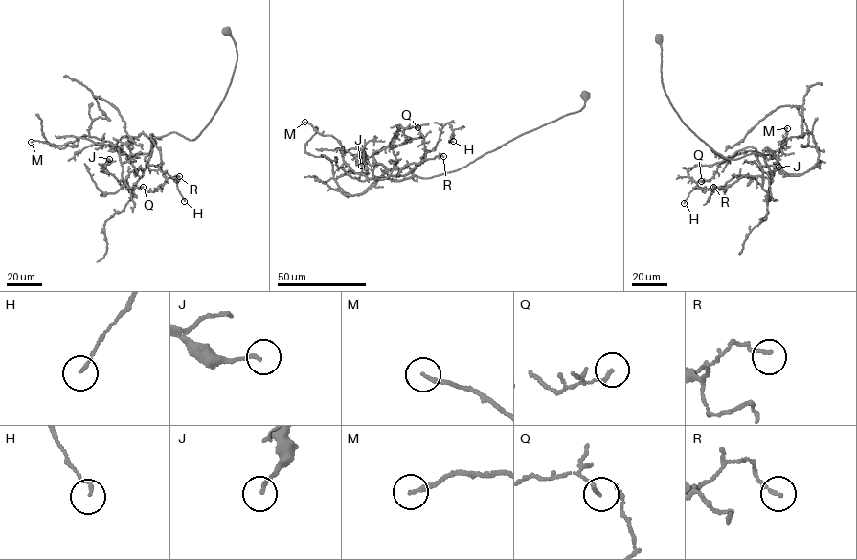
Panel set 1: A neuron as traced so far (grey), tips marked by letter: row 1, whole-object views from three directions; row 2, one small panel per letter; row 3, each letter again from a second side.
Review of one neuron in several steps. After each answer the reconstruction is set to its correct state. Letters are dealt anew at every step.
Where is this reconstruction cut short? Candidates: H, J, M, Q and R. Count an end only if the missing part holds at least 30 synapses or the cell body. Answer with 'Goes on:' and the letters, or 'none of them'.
Goes on: none of them

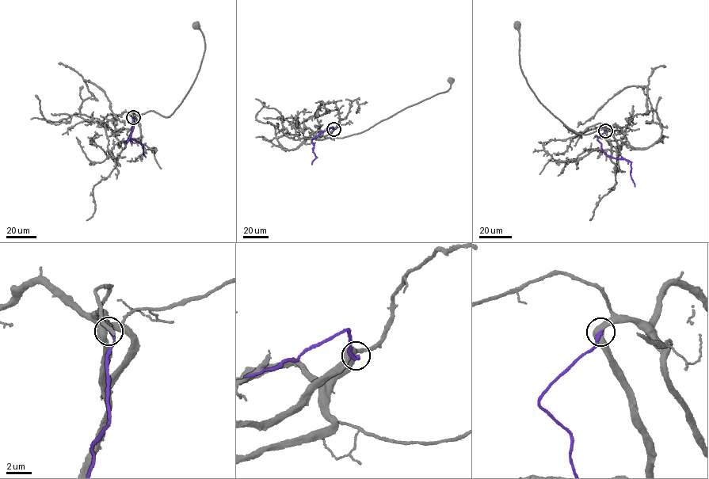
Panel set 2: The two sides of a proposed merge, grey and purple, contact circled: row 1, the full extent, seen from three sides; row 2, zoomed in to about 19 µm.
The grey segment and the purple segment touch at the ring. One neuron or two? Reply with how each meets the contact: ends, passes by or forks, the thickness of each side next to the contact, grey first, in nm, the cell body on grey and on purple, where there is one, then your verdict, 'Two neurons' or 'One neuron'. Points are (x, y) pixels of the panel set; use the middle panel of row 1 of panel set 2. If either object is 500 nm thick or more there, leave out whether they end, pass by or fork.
Thickness 550 nm (grey) against 200 nm. Soma of grey: (451, 80). Soma of purple: none. Two neurons

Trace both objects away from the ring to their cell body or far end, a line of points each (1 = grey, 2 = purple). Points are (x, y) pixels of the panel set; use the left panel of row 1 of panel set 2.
1: (133, 117), (133, 115), (152, 111), (169, 117), (181, 102), (194, 81), (205, 48), (203, 35), (195, 24)
2: (133, 117), (131, 136), (124, 142), (132, 139), (139, 142), (145, 157)

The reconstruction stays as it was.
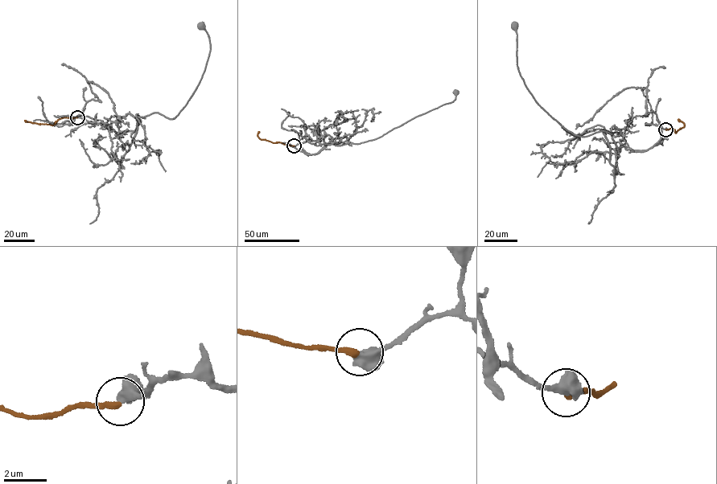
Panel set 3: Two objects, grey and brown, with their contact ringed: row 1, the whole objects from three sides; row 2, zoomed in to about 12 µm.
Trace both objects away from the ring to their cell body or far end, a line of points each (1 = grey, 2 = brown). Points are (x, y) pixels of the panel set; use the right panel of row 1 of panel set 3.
1: (665, 129), (658, 143), (633, 150), (618, 149), (612, 133), (583, 137), (562, 126), (521, 75), (514, 24)
2: (665, 129), (673, 127), (675, 133), (684, 126), (677, 119)

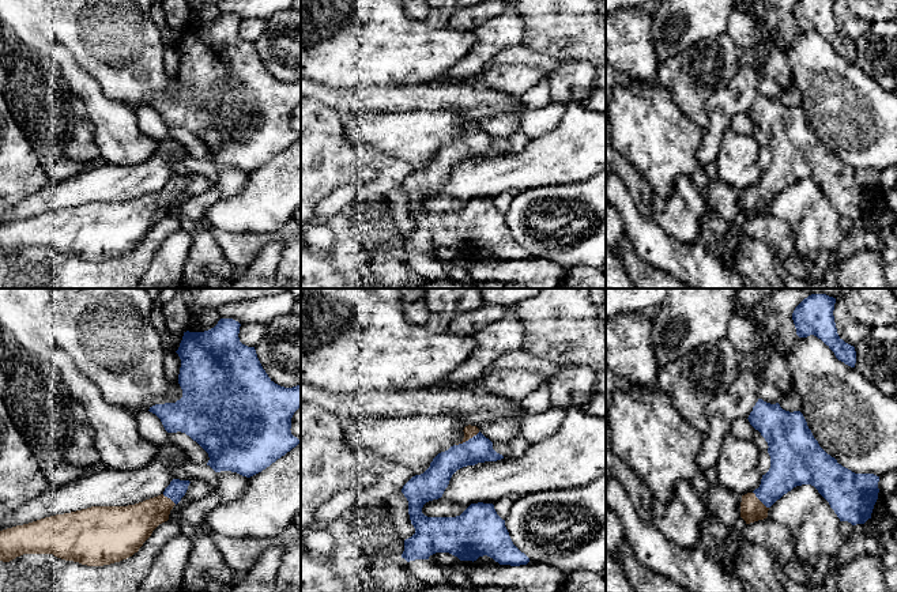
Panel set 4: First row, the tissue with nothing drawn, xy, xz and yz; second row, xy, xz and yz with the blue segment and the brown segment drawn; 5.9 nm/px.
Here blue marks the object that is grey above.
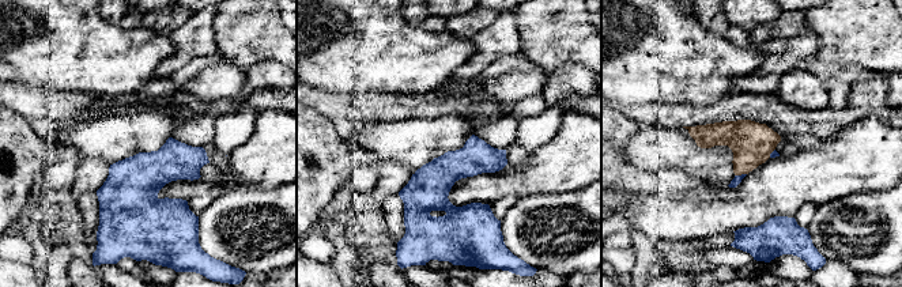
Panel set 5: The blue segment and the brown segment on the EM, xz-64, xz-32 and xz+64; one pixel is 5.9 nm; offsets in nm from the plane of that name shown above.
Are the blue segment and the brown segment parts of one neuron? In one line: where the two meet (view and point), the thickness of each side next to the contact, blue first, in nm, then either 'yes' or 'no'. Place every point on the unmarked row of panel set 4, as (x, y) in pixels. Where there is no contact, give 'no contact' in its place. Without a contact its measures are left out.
contact xz (468, 135); calibres 160 and 70 nm; yes

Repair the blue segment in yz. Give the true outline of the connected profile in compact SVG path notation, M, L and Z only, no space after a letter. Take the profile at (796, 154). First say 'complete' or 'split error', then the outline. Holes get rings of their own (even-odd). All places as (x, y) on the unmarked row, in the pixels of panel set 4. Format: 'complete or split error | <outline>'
split error | M758 94L747 114L768 137L770 163L762 170L758 184L742 191L740 212L746 219L766 214L769 203L777 195L802 180L814 181L829 197L840 216L856 220L864 219L871 214L879 188L879 171L874 169L855 169L838 159L834 152L819 142L800 106L789 108L783 105L779 98L770 99Z

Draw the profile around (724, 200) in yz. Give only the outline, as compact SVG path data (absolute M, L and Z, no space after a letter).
M724 181L711 182L704 191L706 210L725 222L732 222L740 214L742 191Z

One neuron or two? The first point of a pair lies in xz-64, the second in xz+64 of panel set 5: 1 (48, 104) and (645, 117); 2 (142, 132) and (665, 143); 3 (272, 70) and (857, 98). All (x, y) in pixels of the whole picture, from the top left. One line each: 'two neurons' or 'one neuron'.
1: one neuron
2: one neuron
3: one neuron

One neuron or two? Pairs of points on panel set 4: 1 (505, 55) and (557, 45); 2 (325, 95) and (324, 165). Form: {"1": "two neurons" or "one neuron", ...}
{"1": "two neurons", "2": "two neurons"}

